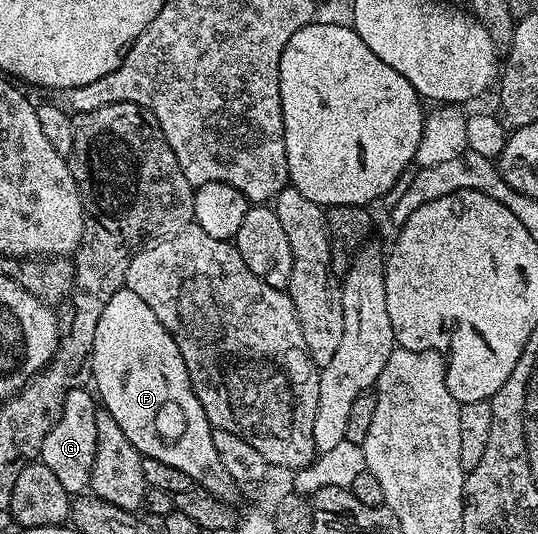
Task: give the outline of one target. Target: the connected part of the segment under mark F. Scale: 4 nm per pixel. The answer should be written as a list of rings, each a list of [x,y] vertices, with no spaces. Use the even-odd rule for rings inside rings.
[[[126,286],[109,298],[109,306],[105,306],[97,322],[91,375],[102,407],[121,426],[140,456],[177,466],[177,470],[189,474],[198,487],[217,499],[232,499],[237,485],[229,470],[221,466],[221,458],[217,458],[212,426],[191,385],[185,358],[181,358],[171,332],[157,322],[157,314]]]

